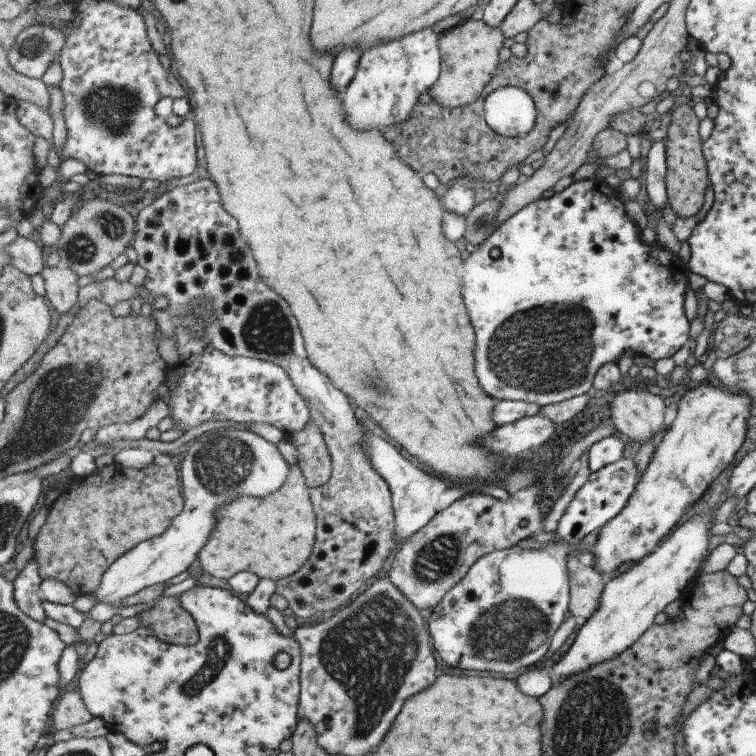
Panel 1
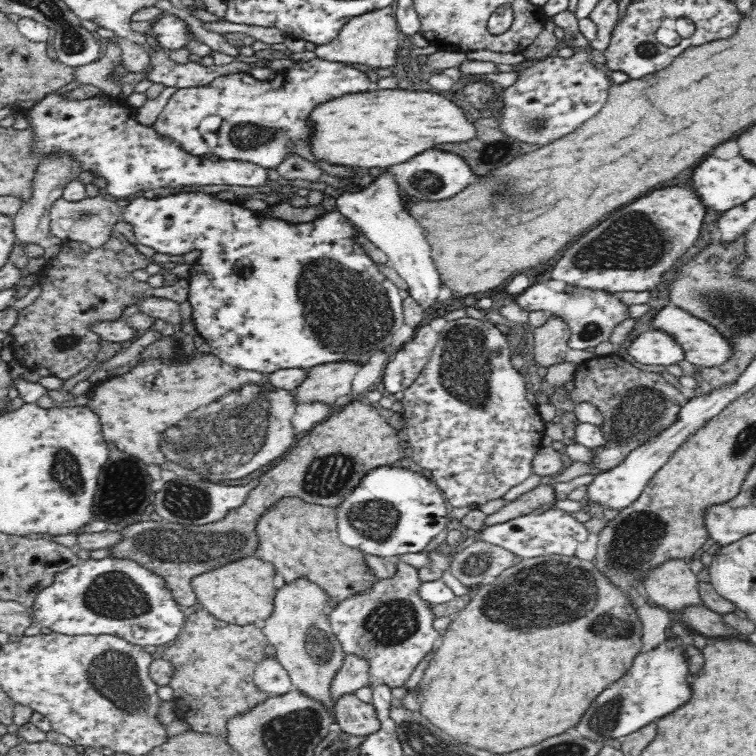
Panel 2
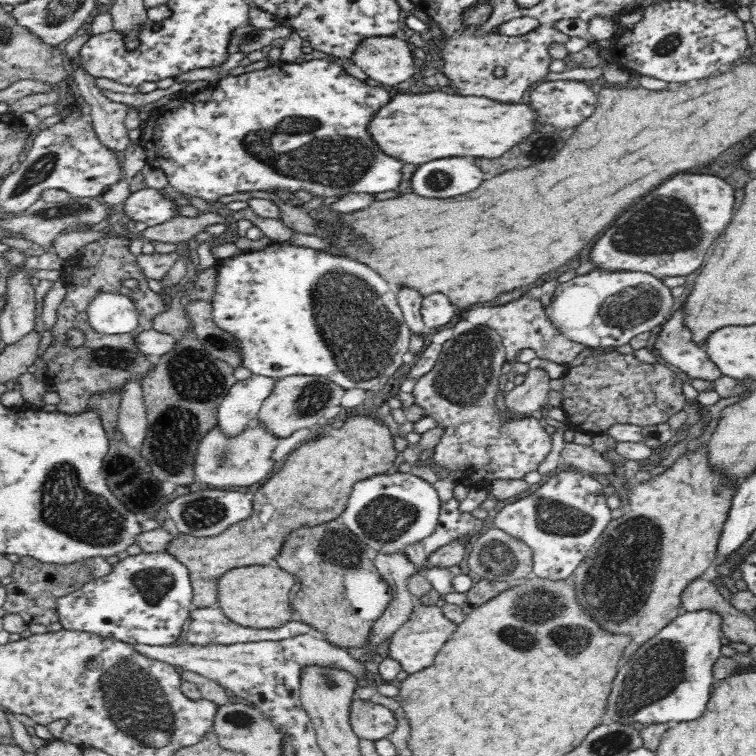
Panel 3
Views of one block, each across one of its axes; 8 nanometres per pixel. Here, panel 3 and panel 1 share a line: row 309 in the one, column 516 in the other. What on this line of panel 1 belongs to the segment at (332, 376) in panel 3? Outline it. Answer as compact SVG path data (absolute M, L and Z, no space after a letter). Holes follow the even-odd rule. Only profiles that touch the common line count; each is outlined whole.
M595 177L591 179L579 180L579 182L572 183L566 189L555 193L551 197L541 198L539 200L531 202L527 206L523 207L517 214L514 214L509 220L506 220L487 240L483 243L483 246L479 245L468 256L463 266L463 300L467 300L467 310L471 312L471 322L475 324L475 332L477 332L477 340L479 340L479 348L477 348L477 354L479 354L479 362L477 362L477 372L479 372L479 380L483 384L483 388L493 394L495 398L499 400L511 400L511 401L523 401L535 403L547 408L547 404L559 404L563 400L569 400L573 397L583 396L591 390L591 386L594 386L594 378L599 372L599 368L605 366L605 364L611 364L617 362L619 358L623 358L627 352L633 352L636 354L643 354L648 356L654 362L661 360L661 358L669 357L669 354L675 354L675 350L679 350L687 340L687 320L685 320L685 314L683 314L683 296L685 296L685 288L687 288L687 274L690 269L686 264L683 264L681 260L678 260L676 255L667 250L664 250L661 245L655 246L651 244L646 232L641 232L639 226L633 222L633 218L629 216L625 204L619 198L618 192L613 187L609 186L607 182ZM497 248L499 250L499 256L493 258L491 250ZM497 358L501 358L501 364L497 364Z

